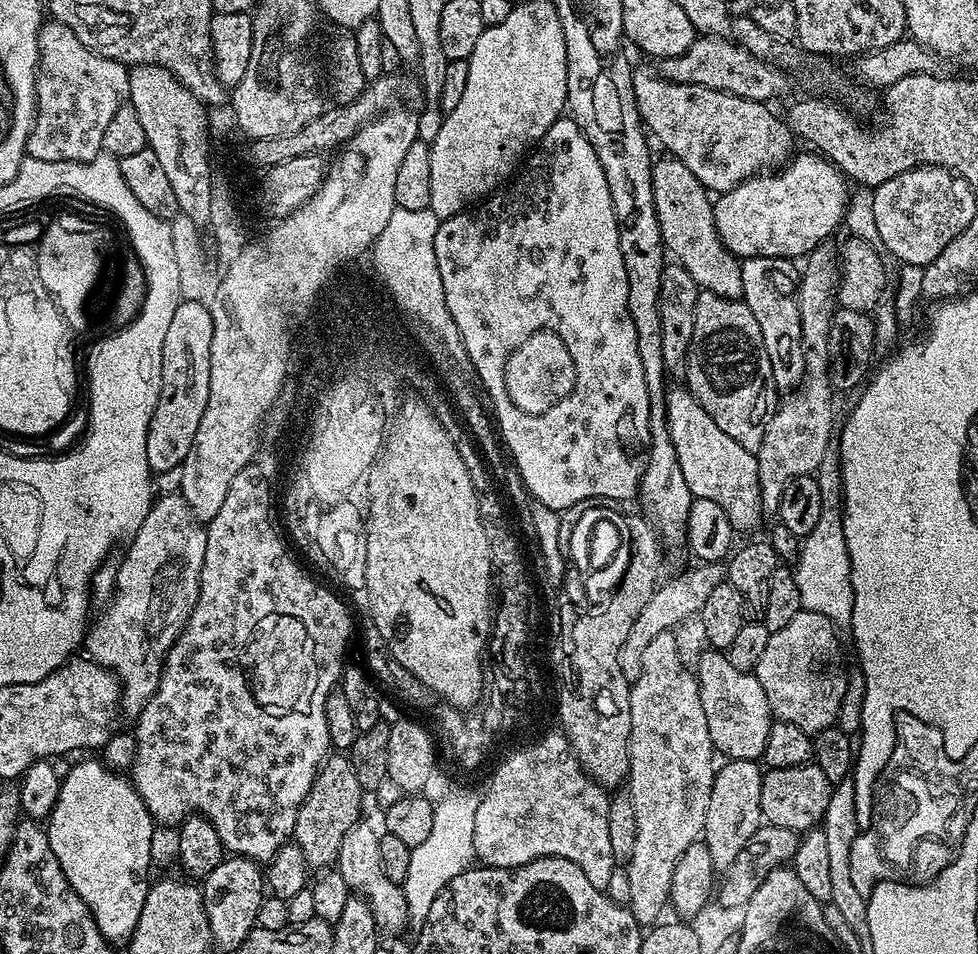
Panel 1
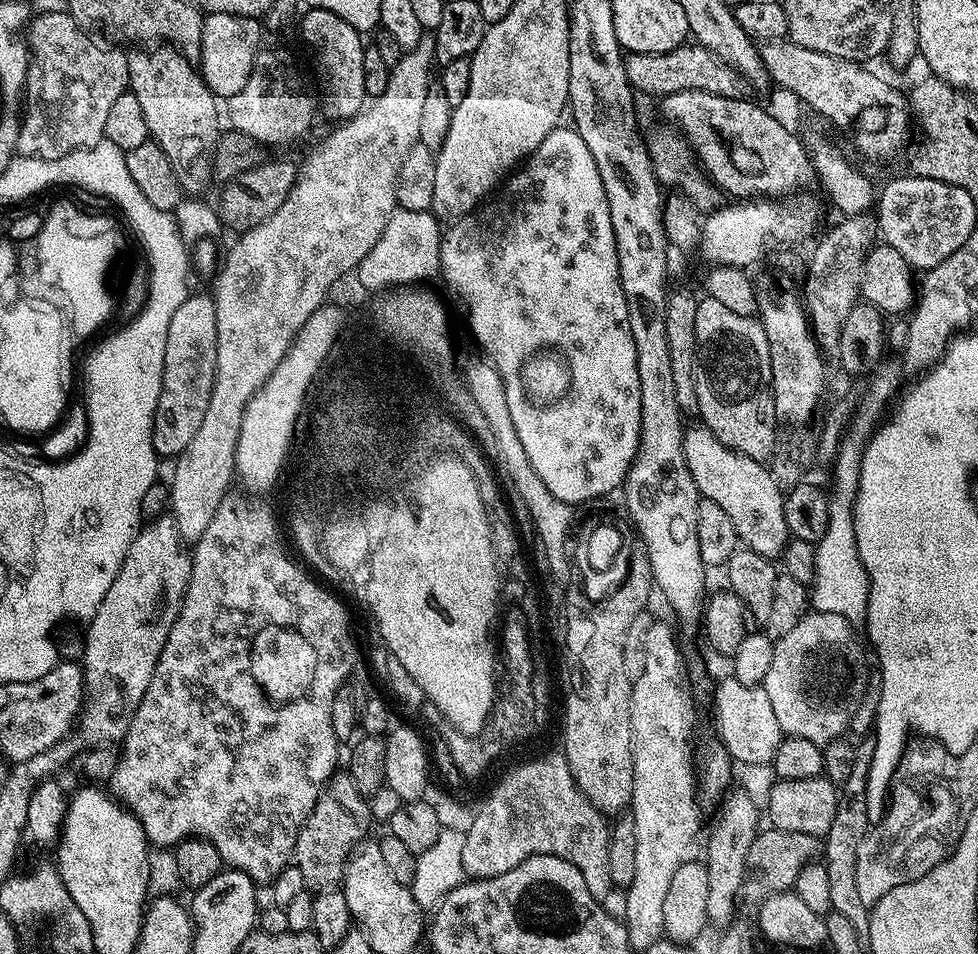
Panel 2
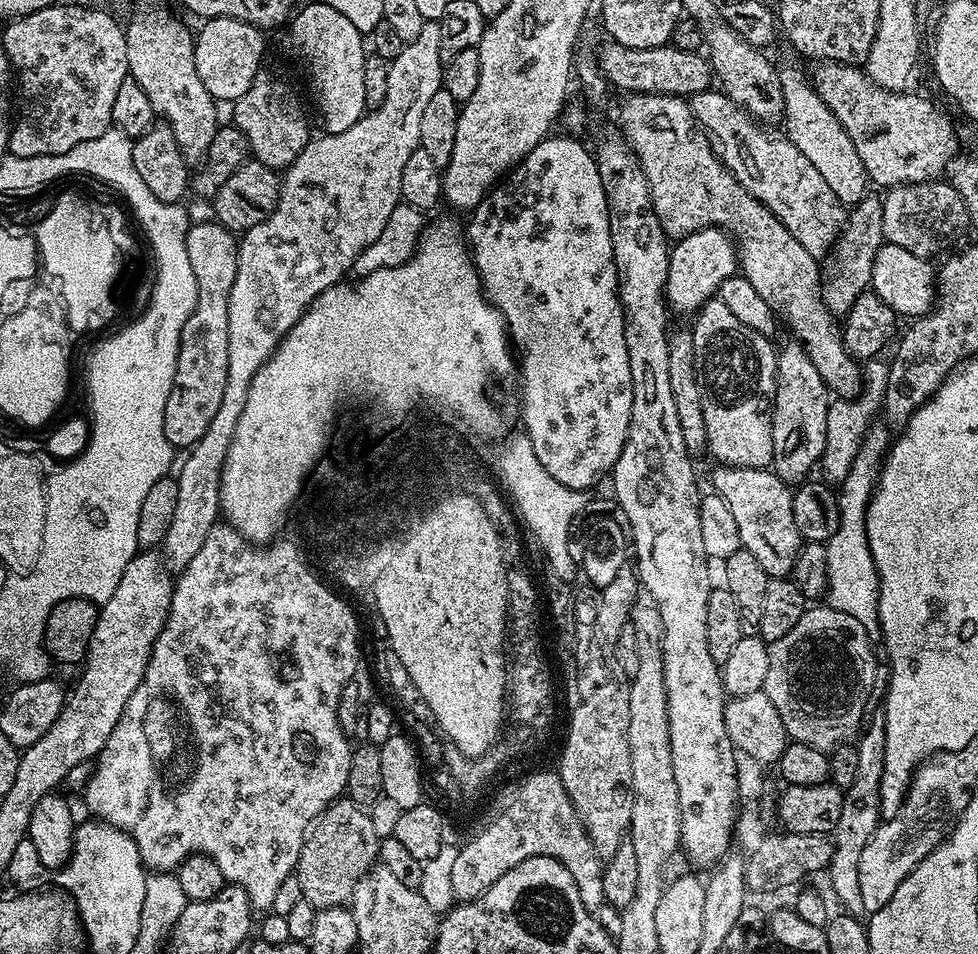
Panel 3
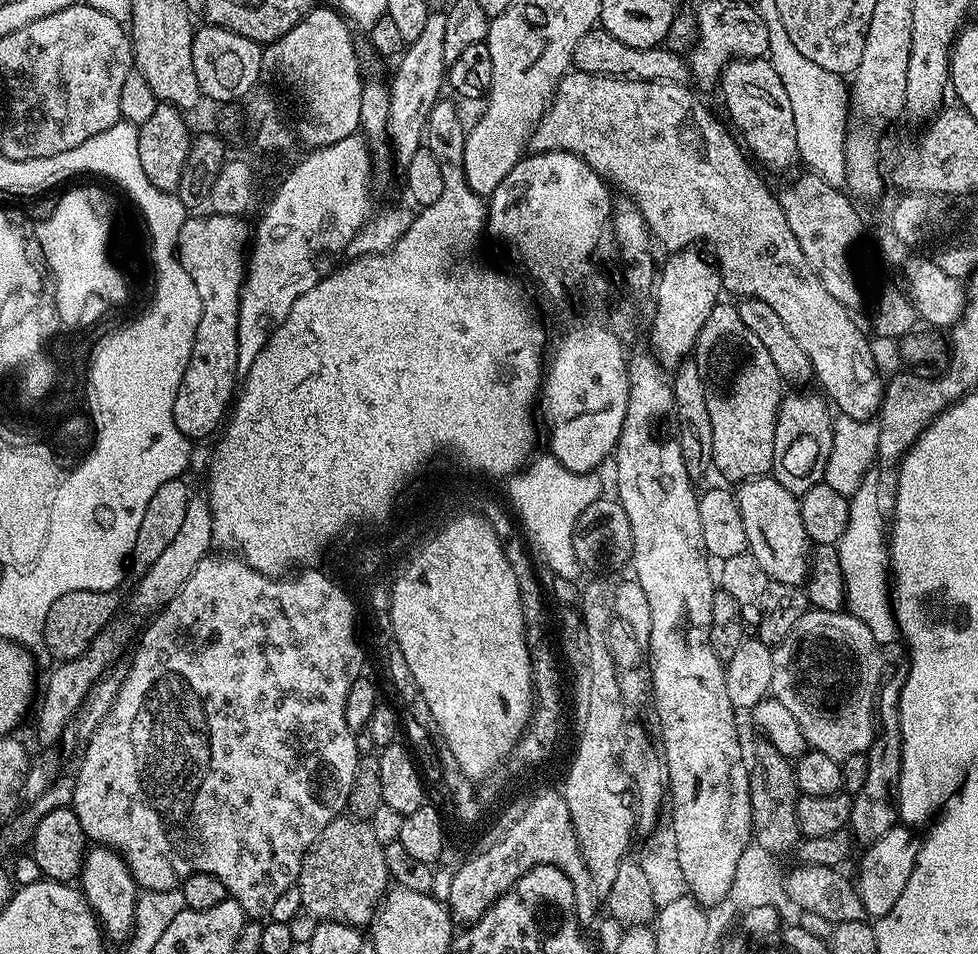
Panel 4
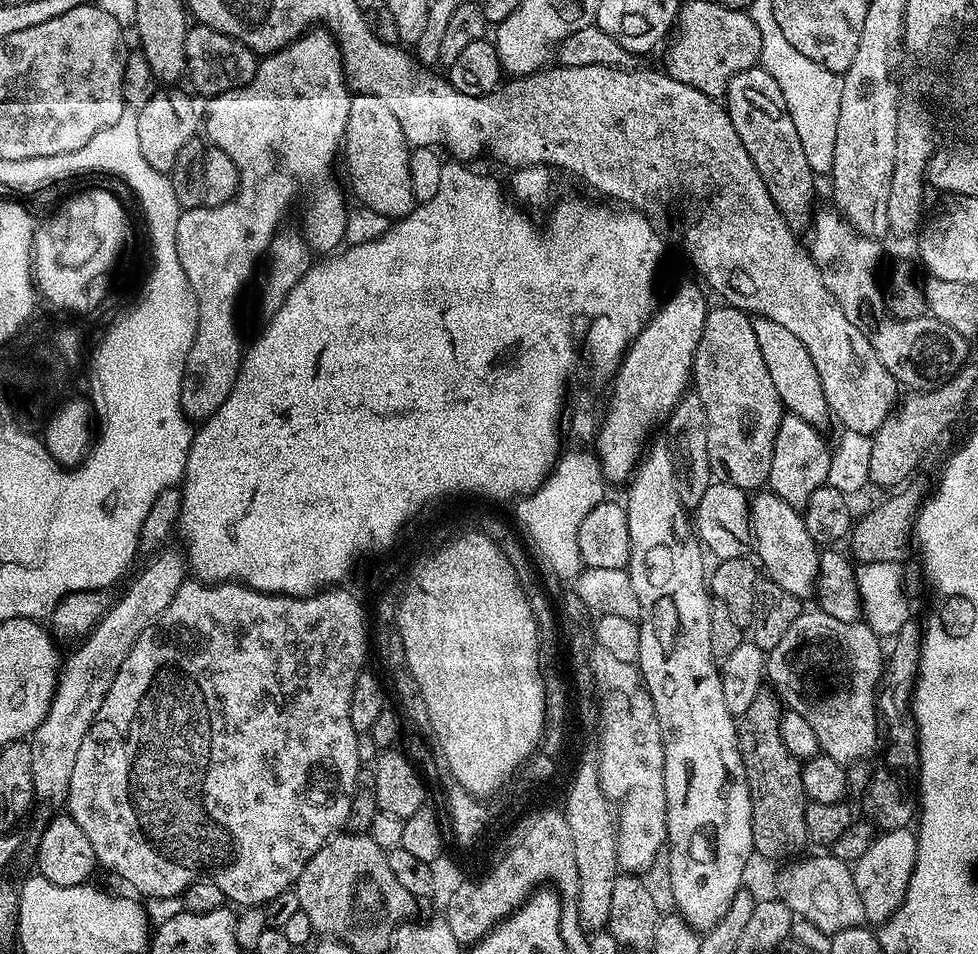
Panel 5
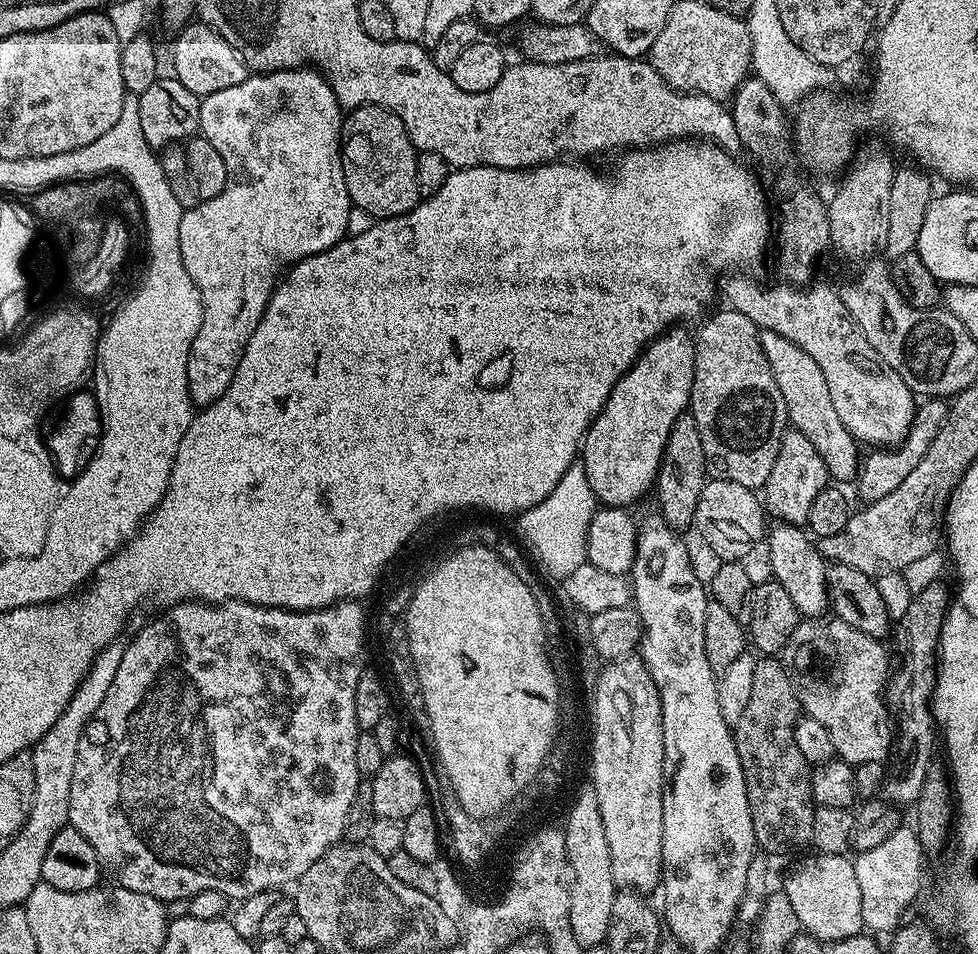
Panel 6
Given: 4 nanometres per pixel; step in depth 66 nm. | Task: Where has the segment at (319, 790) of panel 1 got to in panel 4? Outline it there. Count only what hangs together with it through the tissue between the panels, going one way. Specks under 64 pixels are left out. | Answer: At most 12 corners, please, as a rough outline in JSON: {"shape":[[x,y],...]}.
{"shape":[[335,816],[298,887],[317,921],[368,926],[390,877],[367,820]]}

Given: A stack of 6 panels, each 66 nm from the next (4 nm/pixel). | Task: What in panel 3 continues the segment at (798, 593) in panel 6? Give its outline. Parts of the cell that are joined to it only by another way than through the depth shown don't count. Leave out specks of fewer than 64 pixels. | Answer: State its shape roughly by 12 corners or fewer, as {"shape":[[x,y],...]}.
{"shape":[[717,467],[715,495],[769,578],[793,571],[793,489],[766,468]]}

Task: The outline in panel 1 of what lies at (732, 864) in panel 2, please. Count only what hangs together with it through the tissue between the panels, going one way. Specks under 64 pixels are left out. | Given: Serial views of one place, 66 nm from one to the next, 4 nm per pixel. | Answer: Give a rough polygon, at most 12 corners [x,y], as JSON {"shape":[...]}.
{"shape":[[761,765],[716,769],[702,842],[729,868],[764,820]]}

